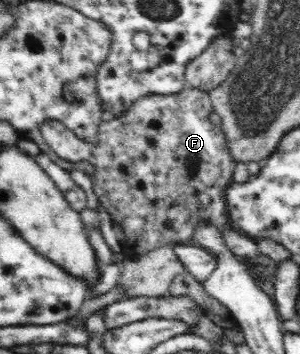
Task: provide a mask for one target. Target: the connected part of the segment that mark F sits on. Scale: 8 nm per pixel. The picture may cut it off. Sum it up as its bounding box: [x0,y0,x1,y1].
[40,86,261,259]

